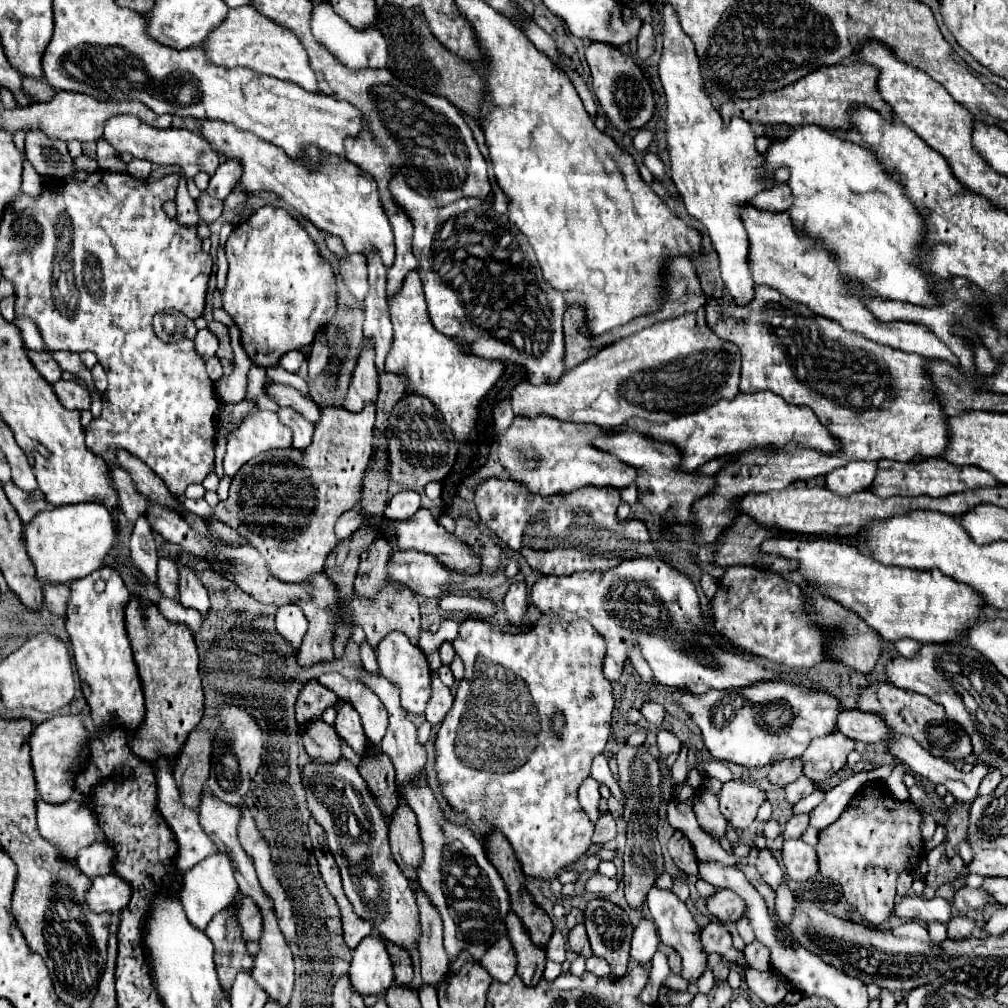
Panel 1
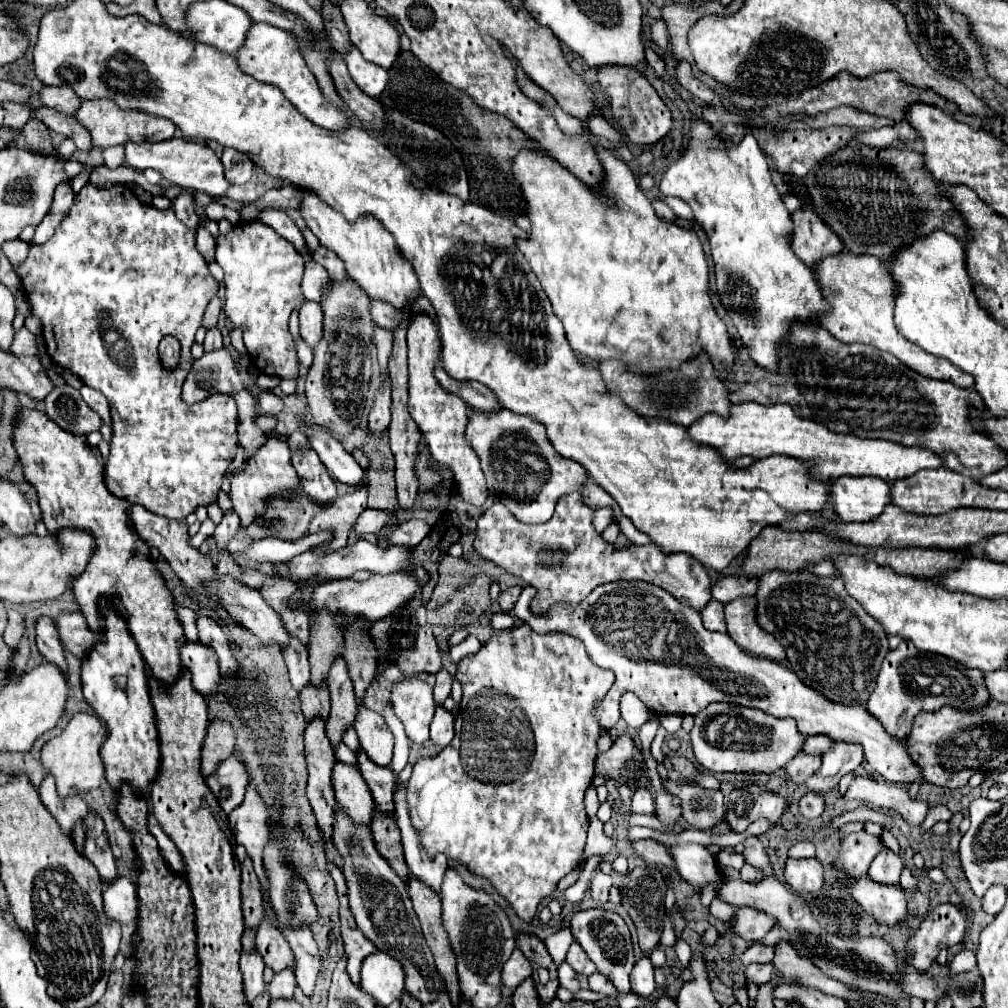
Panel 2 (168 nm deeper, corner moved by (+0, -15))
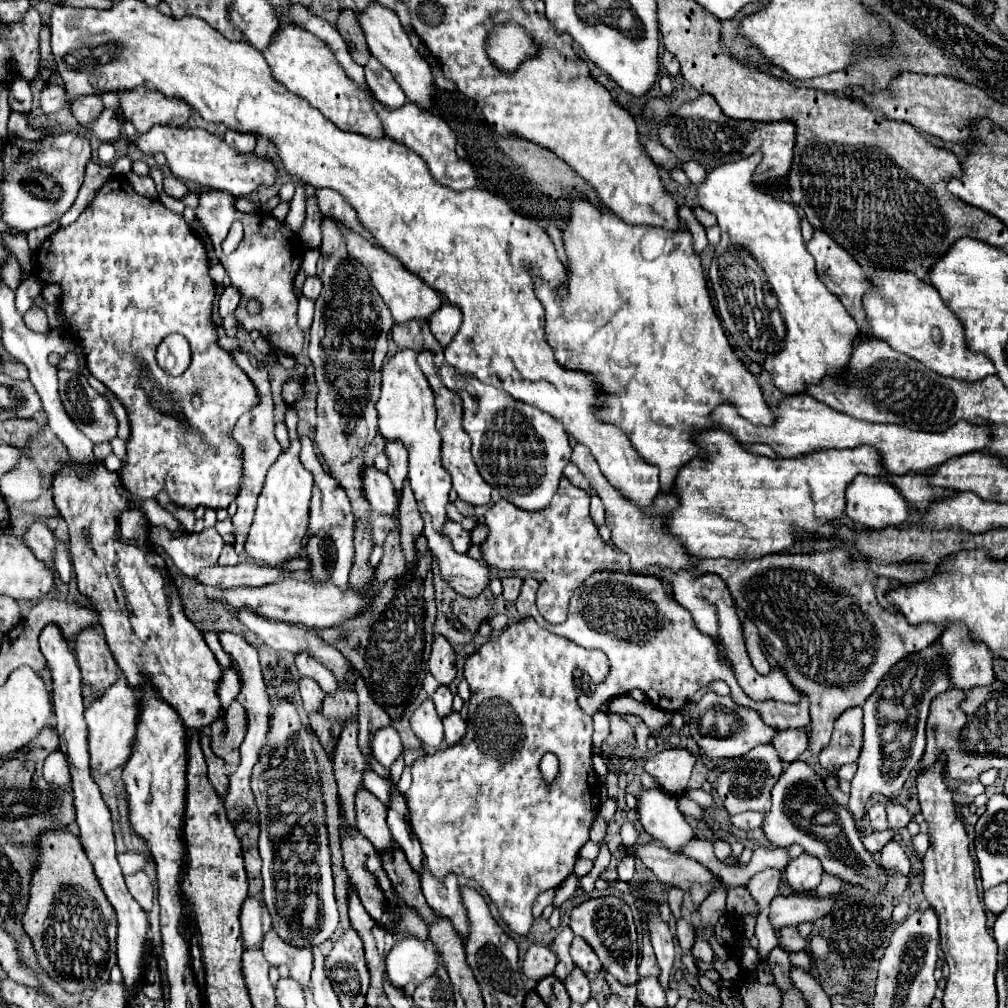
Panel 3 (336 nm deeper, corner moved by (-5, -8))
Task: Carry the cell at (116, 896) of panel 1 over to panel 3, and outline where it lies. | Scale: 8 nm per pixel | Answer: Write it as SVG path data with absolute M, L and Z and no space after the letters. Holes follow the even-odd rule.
M137 872L137 874L127 876L125 882L127 882L131 896L141 904L141 908L145 912L149 912L153 906L153 884L151 884L149 876L145 872Z

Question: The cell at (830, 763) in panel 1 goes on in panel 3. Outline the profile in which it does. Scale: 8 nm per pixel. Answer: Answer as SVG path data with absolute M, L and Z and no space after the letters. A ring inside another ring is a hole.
M849 708L835 720L829 746L819 754L819 764L827 772L837 772L843 764L857 762L863 746L863 710Z

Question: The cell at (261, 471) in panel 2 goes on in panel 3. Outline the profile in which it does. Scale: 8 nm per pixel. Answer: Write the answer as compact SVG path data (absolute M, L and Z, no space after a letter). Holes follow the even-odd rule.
M293 408L286 412L285 423L291 436L291 446L277 458L277 462L267 472L263 492L257 500L255 520L251 524L247 544L245 544L245 554L249 554L259 564L267 564L267 566L279 566L291 558L301 556L303 552L301 538L307 534L309 502L313 490L313 476L299 460L301 444L297 438L298 416Z

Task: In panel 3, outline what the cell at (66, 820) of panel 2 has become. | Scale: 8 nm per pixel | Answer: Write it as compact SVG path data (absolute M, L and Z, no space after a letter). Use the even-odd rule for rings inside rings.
M59 748L45 758L43 776L45 776L45 780L49 784L55 784L55 786L65 786L65 784L71 782L67 760L65 760L65 756L63 756L63 752Z

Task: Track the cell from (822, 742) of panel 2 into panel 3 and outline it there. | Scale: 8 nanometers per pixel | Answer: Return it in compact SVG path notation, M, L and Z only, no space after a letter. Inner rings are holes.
M787 728L787 730L779 730L775 734L775 740L771 740L771 744L775 746L775 750L783 762L793 762L801 756L801 752L807 750L809 738L805 732L797 730L797 728Z

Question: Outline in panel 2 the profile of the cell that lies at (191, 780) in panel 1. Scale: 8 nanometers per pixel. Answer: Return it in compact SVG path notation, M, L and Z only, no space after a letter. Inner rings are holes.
M212 721L202 747L202 775L208 777L218 769L218 763L226 761L234 753L234 733L230 723Z

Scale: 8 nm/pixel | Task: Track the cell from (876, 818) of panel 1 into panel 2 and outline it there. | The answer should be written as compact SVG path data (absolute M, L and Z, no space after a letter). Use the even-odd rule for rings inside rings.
M858 831L842 839L834 863L838 863L838 867L842 867L846 875L854 875L854 879L858 879L858 875L868 875L870 863L882 851L888 851L888 847L880 837Z

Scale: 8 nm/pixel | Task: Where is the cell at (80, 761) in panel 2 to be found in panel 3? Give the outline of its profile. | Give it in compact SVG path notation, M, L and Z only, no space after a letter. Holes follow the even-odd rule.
M121 674L117 682L91 706L85 708L85 720L89 726L89 756L91 770L99 770L103 774L123 766L127 756L131 756L131 744L135 742L135 720L139 720L139 694L131 690L125 676Z

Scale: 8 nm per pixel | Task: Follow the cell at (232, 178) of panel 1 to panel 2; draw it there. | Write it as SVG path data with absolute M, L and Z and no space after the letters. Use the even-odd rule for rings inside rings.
M226 147L222 153L222 163L224 163L226 181L232 187L242 187L252 177L254 163L248 159L248 155L242 155L242 153Z

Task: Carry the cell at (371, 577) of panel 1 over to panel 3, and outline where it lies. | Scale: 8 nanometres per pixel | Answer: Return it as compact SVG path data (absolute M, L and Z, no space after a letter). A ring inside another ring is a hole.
M357 678L357 696L359 696L359 750L363 752L365 760L371 756L371 740L377 728L391 726L389 714L373 702L373 698L367 692L367 686L361 678Z

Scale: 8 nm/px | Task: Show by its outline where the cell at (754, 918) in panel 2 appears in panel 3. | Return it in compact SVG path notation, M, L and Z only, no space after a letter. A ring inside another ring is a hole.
M789 894L789 896L775 896L771 900L769 920L773 928L783 926L797 926L801 922L815 922L831 912L837 898L829 896L813 896L813 894Z

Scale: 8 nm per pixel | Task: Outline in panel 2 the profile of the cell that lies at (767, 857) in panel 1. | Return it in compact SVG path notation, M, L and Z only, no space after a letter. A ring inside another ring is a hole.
M748 837L744 843L746 843L746 849L744 849L746 863L750 863L752 867L756 867L762 873L762 879L772 877L774 875L774 867L770 863L770 857L764 851L762 843L758 841L758 837Z

